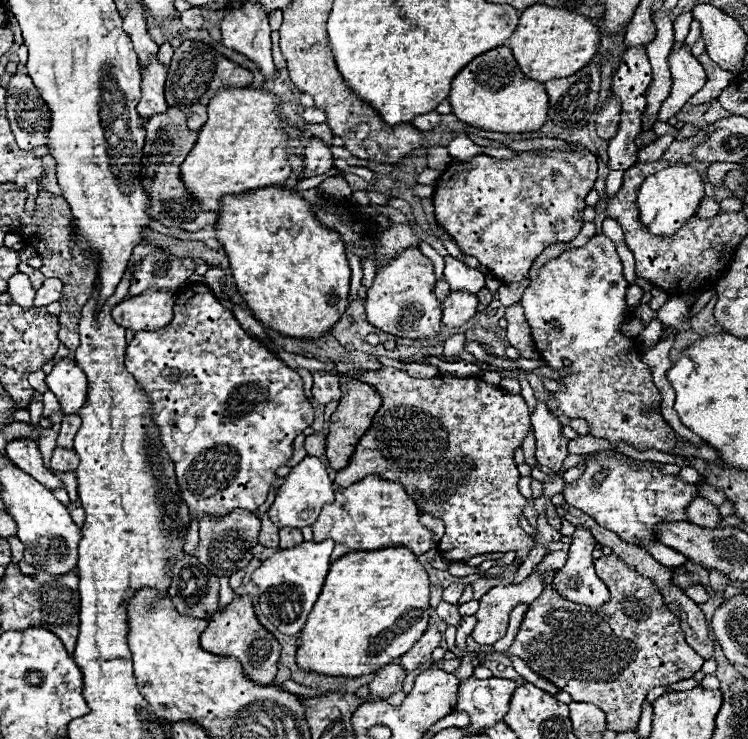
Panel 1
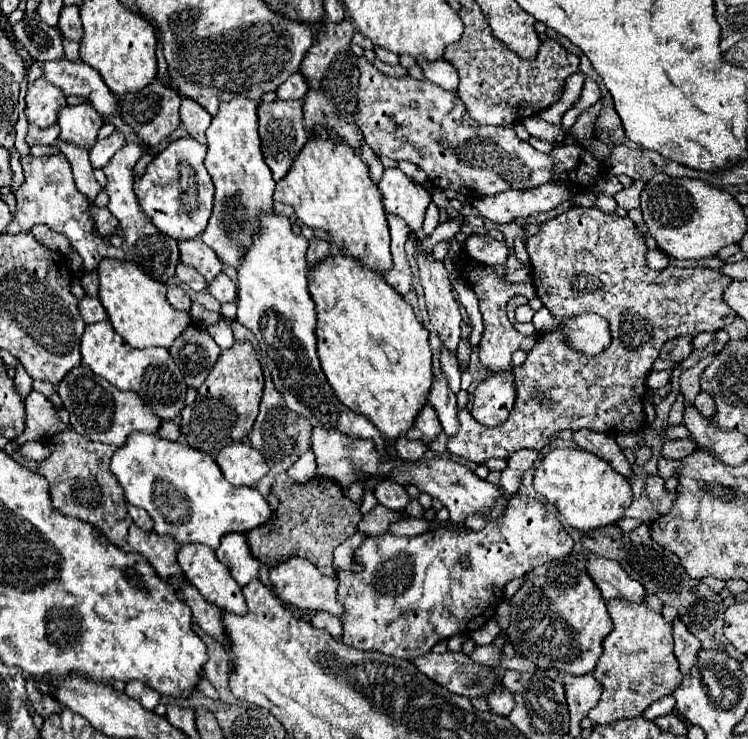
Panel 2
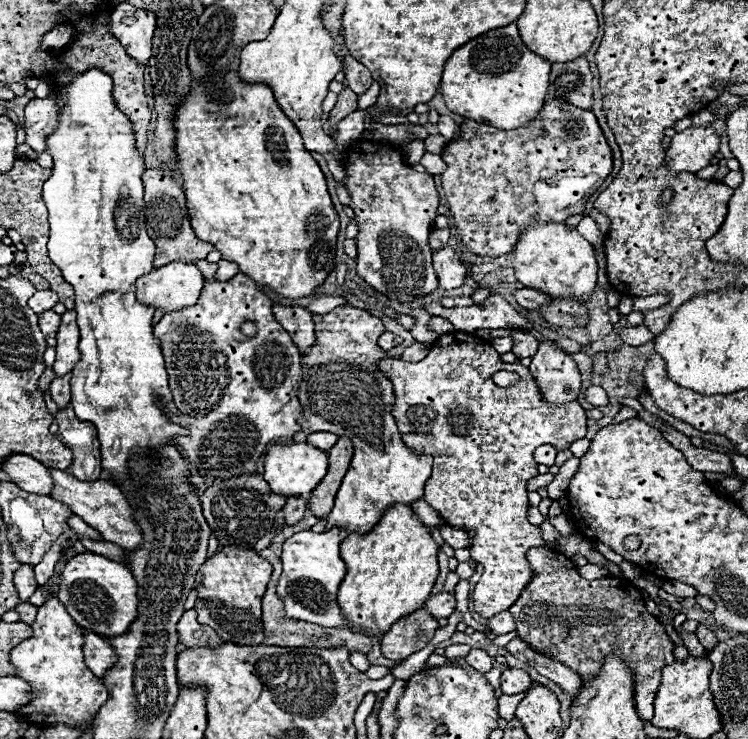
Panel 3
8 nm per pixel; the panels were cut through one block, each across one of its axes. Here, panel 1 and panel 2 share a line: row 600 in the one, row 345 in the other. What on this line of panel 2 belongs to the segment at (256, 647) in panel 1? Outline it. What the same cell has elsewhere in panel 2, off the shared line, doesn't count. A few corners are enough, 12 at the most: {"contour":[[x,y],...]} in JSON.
{"contour":[[248,340],[222,350],[182,440],[210,456],[258,416],[262,366]]}

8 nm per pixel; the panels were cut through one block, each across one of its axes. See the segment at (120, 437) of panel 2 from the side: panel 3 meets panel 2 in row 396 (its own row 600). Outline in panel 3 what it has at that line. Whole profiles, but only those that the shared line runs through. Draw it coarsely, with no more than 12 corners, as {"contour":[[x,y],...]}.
{"contour":[[92,552],[62,568],[58,598],[84,630],[126,634],[138,584]]}

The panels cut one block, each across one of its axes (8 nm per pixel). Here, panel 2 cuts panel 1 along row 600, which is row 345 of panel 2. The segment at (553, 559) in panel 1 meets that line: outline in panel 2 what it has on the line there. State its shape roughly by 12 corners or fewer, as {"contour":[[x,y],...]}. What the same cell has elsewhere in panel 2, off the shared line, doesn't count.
{"contour":[[454,258],[484,316],[480,364],[510,372],[526,338],[506,314],[512,294],[536,296],[534,284],[506,282],[504,266]]}

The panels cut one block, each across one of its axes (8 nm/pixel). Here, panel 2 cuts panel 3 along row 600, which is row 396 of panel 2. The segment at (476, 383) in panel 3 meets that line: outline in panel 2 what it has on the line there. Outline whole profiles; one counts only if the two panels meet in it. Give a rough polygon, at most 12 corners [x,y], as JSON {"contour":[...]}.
{"contour":[[498,372],[478,384],[470,414],[484,426],[508,418],[514,376]]}

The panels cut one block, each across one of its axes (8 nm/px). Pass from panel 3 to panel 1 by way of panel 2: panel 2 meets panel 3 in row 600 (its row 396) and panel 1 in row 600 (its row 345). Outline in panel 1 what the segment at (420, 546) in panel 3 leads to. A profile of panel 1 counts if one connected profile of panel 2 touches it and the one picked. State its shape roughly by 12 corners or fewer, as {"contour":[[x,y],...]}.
{"contour":[[402,548],[332,562],[300,632],[304,672],[358,678],[430,622]]}

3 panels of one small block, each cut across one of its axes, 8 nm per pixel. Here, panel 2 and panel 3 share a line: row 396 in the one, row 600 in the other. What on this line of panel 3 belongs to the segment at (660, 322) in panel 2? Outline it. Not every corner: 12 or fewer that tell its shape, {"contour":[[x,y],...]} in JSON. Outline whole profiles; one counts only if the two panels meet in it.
{"contour":[[542,546],[510,608],[518,636],[584,682],[606,654],[654,716],[674,642],[624,578]]}

